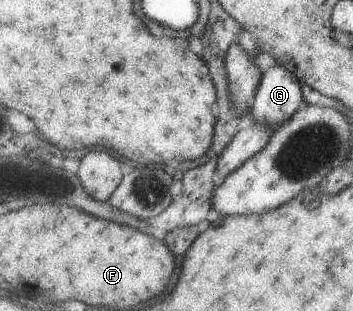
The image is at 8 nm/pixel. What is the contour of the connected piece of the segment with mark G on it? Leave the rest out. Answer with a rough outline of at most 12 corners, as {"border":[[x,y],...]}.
{"border":[[283,65],[266,70],[251,114],[278,126],[305,104],[303,82]]}

